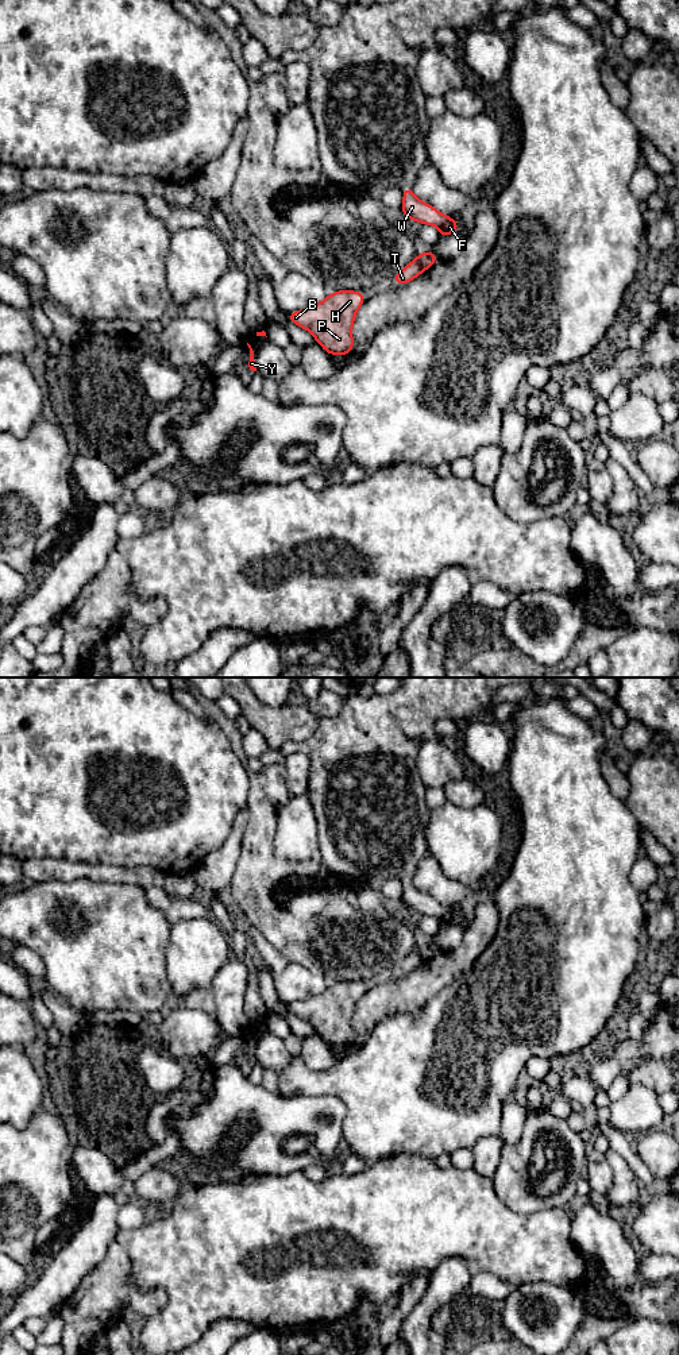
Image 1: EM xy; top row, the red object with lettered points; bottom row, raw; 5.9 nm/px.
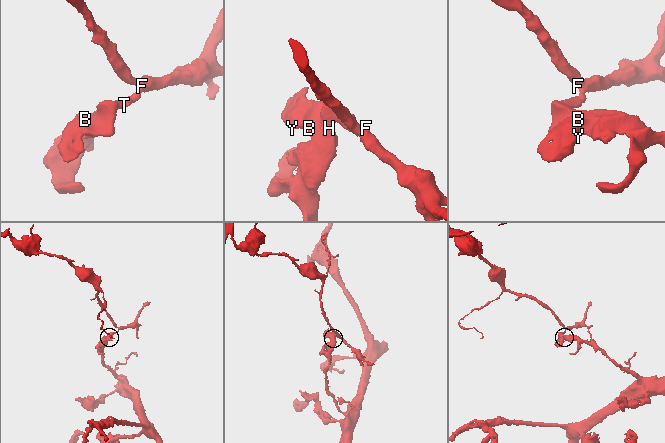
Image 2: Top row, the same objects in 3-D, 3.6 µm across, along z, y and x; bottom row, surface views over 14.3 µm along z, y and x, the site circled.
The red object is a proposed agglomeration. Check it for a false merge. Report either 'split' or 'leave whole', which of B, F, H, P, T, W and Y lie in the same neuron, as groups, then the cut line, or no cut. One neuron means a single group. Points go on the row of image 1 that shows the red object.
split; groups B H P T Y / F W; cut xy (417, 257), (423, 270)

